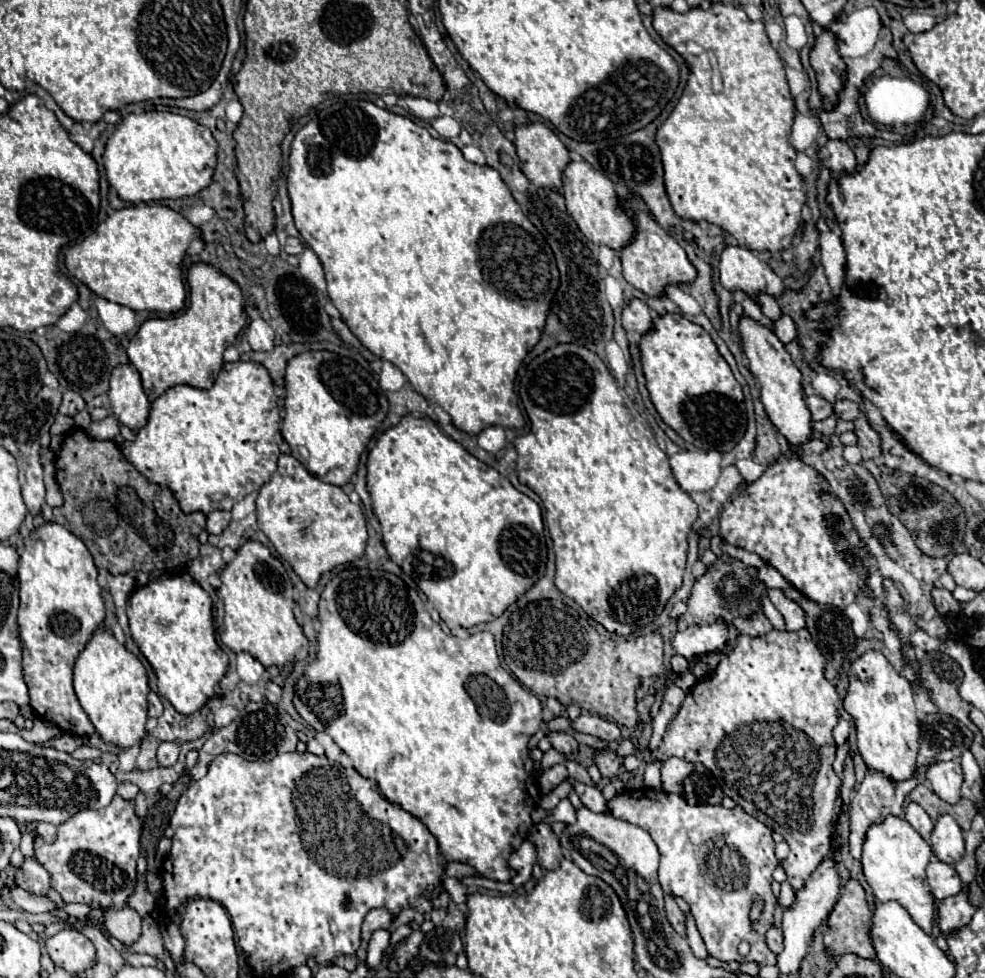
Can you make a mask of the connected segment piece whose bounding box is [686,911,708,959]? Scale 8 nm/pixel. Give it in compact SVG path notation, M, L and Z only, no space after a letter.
M690 911L686 913L686 929L688 929L688 943L690 943L692 951L694 951L698 957L708 959L706 945L704 945L702 937L700 937L700 933L698 933L698 929L696 929L696 921L692 919L692 913L690 913Z

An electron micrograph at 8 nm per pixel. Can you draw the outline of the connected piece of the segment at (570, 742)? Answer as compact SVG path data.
M550 733L548 737L552 741L552 747L556 751L560 751L562 755L570 755L570 753L578 751L578 741L568 733Z

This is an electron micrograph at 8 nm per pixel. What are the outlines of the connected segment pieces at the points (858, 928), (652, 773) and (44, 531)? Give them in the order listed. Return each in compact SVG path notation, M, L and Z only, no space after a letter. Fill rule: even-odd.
M848 879L840 893L838 903L834 905L828 917L828 931L824 935L824 943L832 955L856 953L860 957L872 957L872 941L870 941L870 917L872 911L866 901L866 891L856 879Z
M652 761L652 763L646 767L646 771L644 771L644 785L646 785L648 789L660 791L660 767L662 767L660 761Z
M44 523L42 527L34 529L30 533L28 539L24 539L24 553L20 557L20 569L18 569L18 581L19 581L19 598L20 609L18 609L18 627L20 627L20 639L22 639L22 651L24 651L24 681L28 685L28 693L30 693L30 705L34 707L34 711L42 717L42 719L48 719L52 723L56 723L62 731L68 731L76 737L90 737L94 735L94 727L88 719L88 715L84 713L84 709L80 707L78 703L78 697L74 693L74 687L72 687L72 669L74 669L74 663L76 663L76 657L80 655L80 651L86 647L86 643L90 641L90 637L96 633L96 629L100 627L100 623L104 621L106 617L106 607L104 607L104 599L102 599L102 589L98 585L98 569L94 565L94 559L88 551L88 547L84 545L82 539L74 537L68 529L64 529L62 525L56 525L56 523Z

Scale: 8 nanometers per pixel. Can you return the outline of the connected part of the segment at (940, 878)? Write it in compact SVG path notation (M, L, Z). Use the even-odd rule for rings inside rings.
M932 859L928 863L926 875L928 875L928 885L932 887L932 895L938 901L952 897L952 895L958 895L962 889L962 881L960 881L956 869L952 865L938 861L938 859Z

